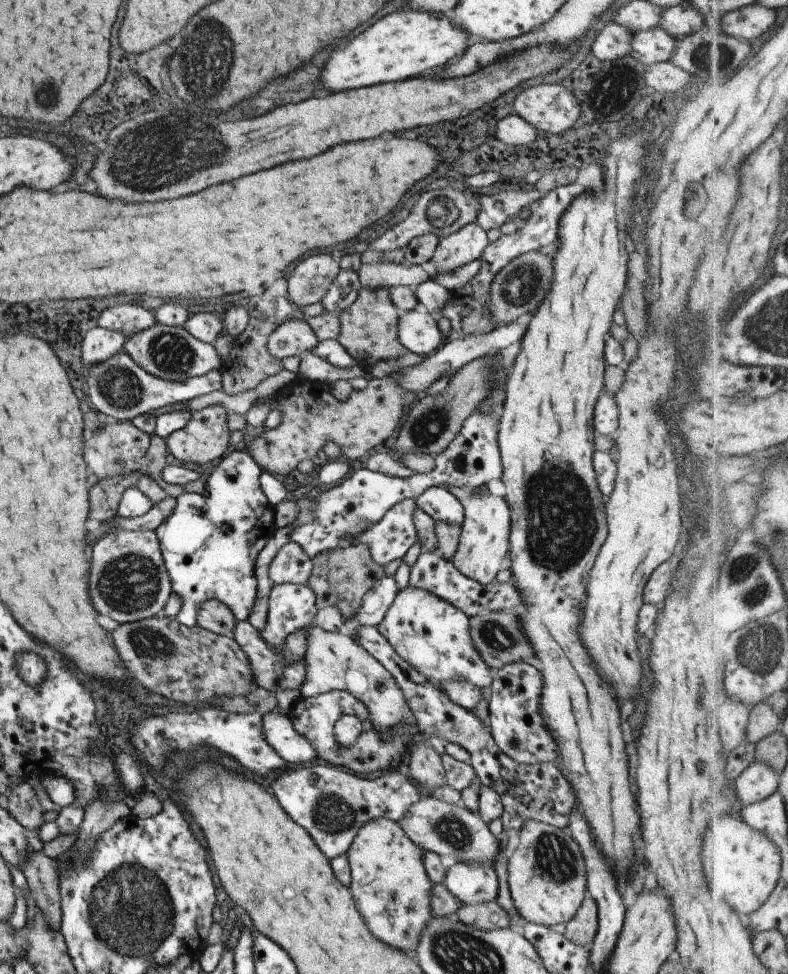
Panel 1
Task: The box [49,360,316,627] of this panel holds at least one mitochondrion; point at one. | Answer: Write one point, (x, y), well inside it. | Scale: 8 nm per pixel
(130, 584)

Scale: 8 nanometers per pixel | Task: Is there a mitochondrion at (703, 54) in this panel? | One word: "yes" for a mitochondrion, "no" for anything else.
yes

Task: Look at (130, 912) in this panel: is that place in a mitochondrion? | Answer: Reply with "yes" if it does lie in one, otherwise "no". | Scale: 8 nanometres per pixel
yes

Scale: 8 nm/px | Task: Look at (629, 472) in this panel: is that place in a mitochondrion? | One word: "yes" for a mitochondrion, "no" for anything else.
no

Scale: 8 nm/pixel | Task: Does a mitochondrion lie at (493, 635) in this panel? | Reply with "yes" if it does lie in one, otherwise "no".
yes

